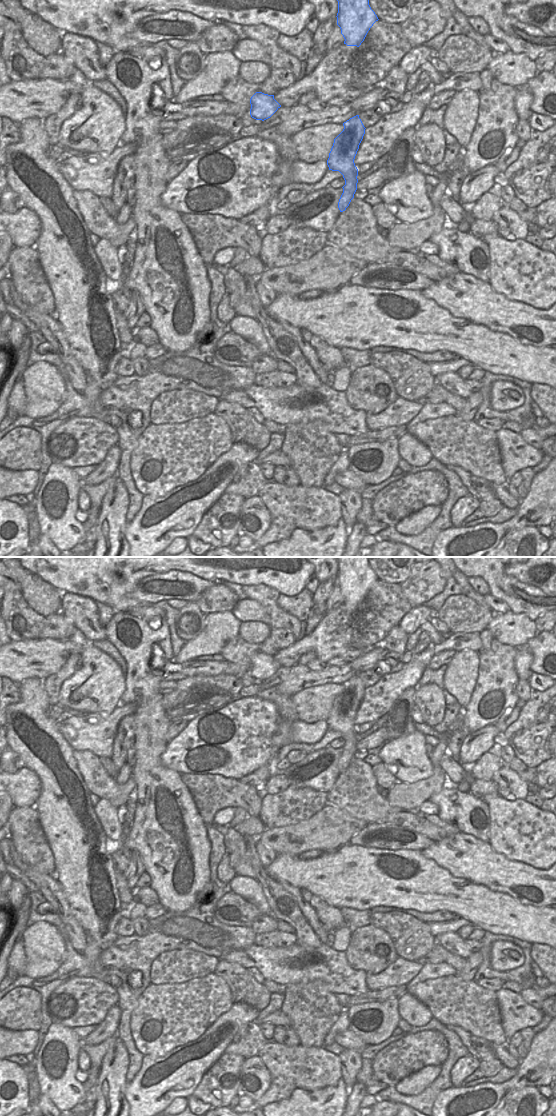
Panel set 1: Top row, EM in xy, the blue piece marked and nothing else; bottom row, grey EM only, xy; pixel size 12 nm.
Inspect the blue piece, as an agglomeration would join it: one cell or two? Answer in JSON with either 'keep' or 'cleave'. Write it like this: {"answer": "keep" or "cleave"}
{"answer": "keep"}

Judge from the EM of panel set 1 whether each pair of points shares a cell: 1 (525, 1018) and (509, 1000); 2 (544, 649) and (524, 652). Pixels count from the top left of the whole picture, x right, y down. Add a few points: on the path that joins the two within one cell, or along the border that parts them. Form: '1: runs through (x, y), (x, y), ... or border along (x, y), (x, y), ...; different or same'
1: runs through (521, 1014), (511, 1004); same
2: border along (525, 645), (532, 656), (531, 672); different

